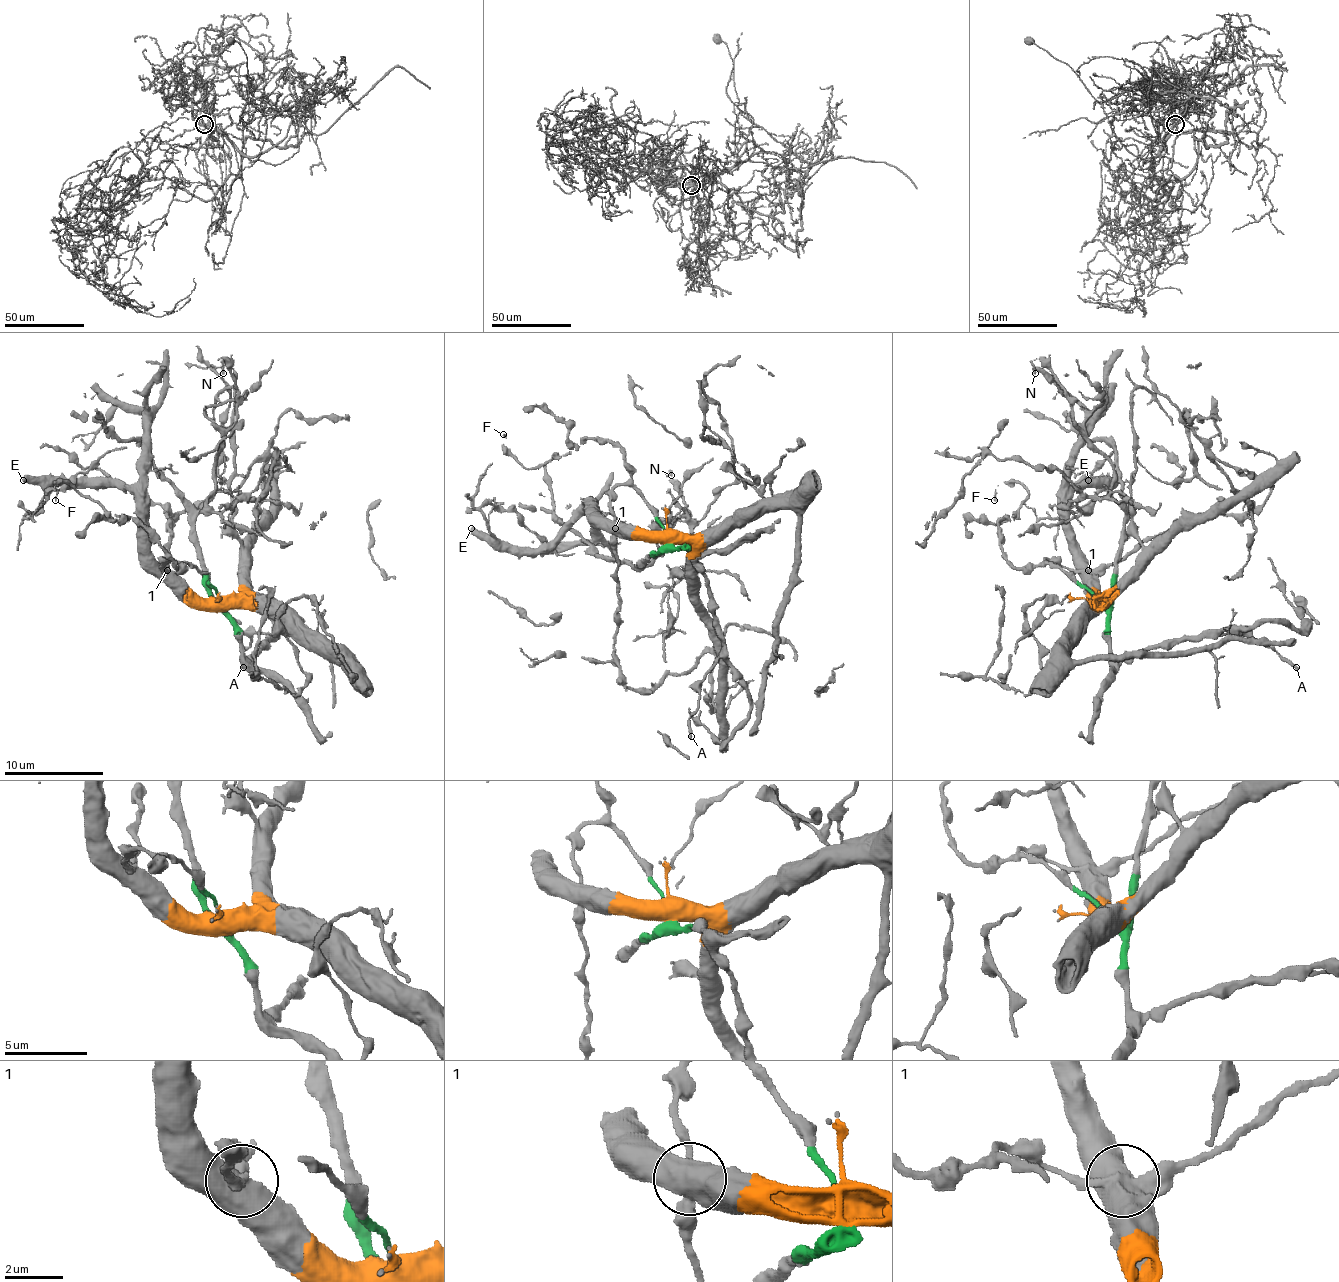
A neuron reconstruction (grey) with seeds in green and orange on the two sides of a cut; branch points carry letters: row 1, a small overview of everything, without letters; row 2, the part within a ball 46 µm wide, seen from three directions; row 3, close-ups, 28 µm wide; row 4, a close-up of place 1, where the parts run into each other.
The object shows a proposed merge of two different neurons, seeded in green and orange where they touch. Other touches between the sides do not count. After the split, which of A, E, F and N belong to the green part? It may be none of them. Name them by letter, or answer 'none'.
A, F, N

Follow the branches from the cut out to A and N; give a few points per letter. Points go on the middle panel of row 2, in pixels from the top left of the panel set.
A: (667, 543), (692, 555), (722, 640), (722, 655), (699, 685), (692, 737)
N: (667, 543), (642, 565), (659, 550), (662, 553), (669, 528), (684, 513), (684, 498), (667, 473), (672, 476)

